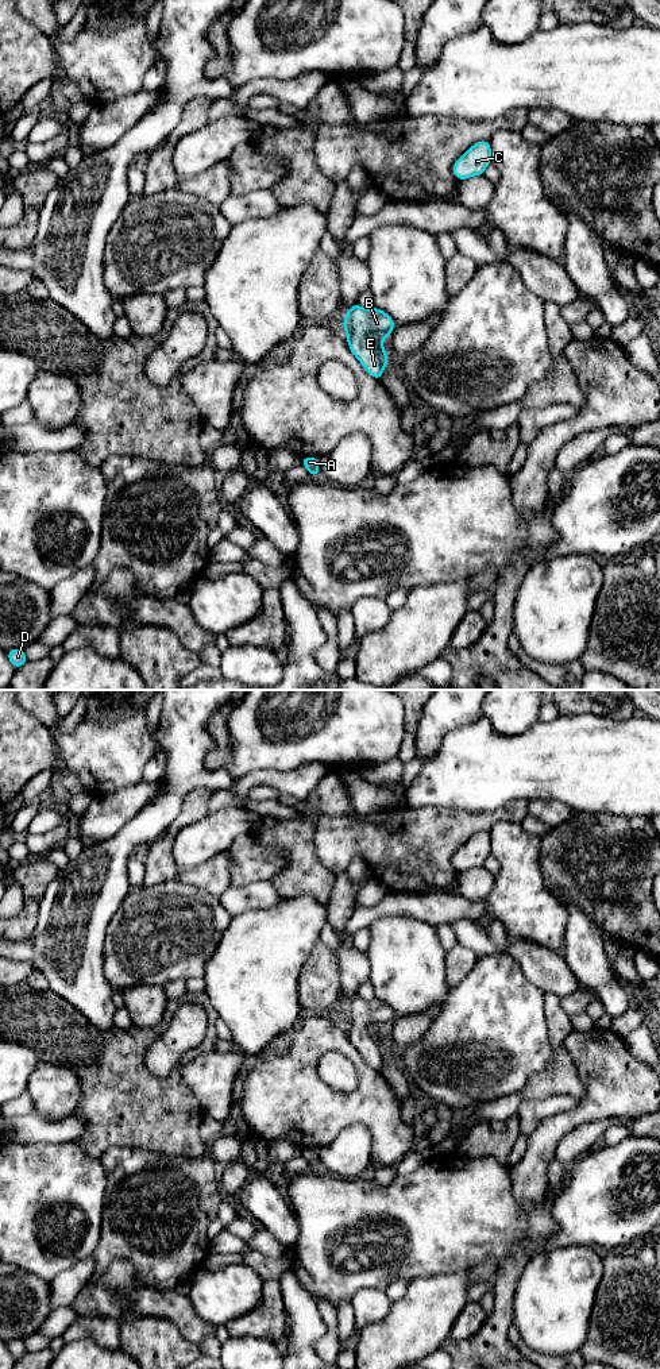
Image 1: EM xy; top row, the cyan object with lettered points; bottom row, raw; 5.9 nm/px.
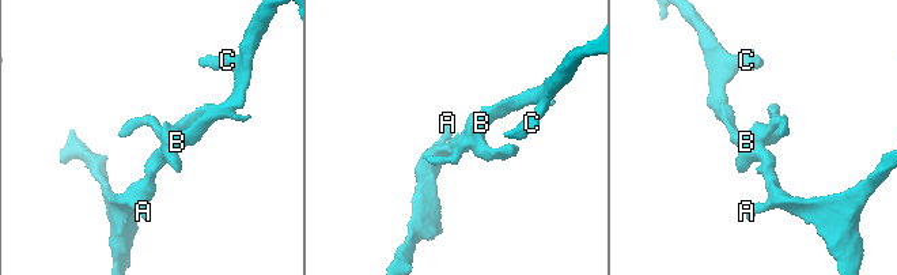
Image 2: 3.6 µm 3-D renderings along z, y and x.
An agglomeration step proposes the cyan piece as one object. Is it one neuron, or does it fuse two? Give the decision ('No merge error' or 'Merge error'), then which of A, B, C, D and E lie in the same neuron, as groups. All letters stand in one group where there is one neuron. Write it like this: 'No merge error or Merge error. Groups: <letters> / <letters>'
No merge error. Groups: A B C D E

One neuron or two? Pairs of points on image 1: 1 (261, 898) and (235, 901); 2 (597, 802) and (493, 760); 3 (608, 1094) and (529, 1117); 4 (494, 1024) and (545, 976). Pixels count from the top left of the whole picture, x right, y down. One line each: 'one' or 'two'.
1: one
2: one
3: two
4: two

